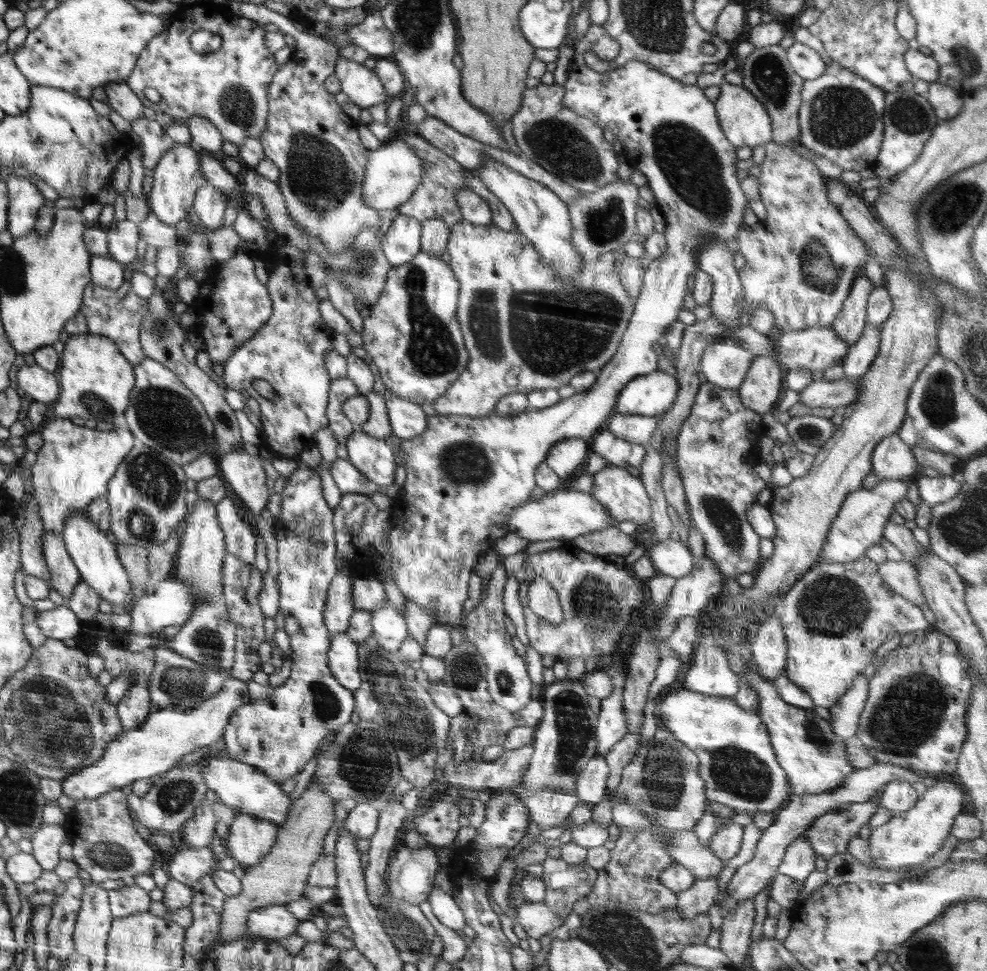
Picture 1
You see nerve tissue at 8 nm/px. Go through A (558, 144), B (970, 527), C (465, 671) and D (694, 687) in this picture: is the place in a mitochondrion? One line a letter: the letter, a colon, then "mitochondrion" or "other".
A: mitochondrion
B: mitochondrion
C: mitochondrion
D: other

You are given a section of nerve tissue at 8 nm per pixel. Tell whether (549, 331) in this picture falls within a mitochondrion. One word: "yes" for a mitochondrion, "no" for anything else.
yes

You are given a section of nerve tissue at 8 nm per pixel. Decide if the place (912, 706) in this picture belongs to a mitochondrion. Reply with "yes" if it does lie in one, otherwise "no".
yes

